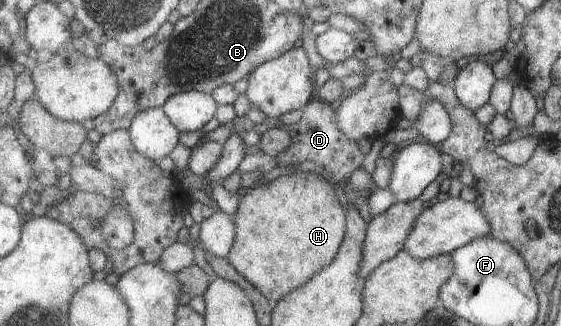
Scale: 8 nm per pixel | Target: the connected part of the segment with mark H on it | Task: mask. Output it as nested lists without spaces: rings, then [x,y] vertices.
[[[293,172],[250,188],[235,222],[237,238],[228,259],[276,304],[333,261],[344,241],[346,214],[328,180],[316,172]]]

